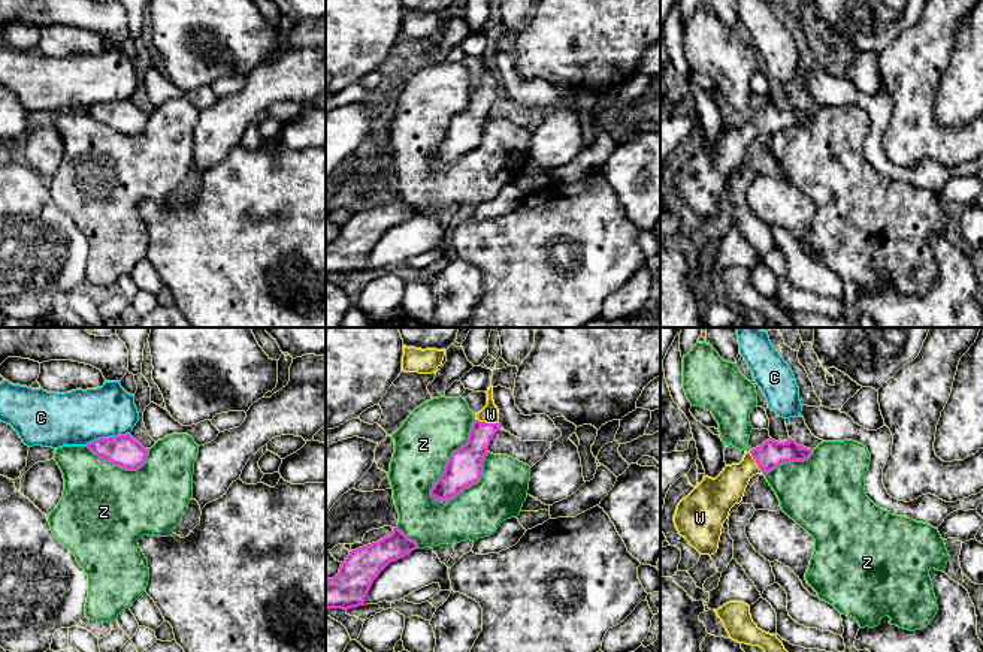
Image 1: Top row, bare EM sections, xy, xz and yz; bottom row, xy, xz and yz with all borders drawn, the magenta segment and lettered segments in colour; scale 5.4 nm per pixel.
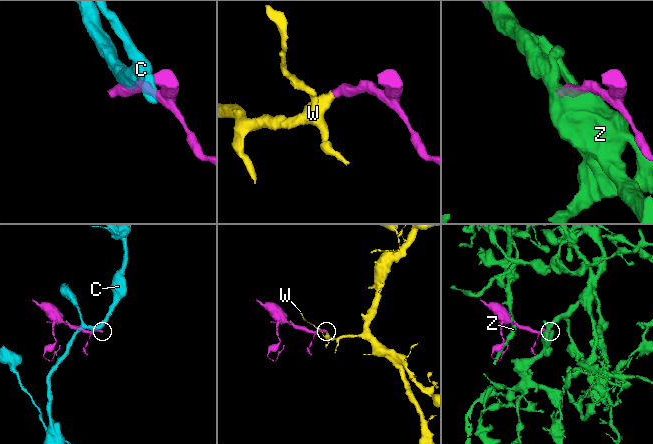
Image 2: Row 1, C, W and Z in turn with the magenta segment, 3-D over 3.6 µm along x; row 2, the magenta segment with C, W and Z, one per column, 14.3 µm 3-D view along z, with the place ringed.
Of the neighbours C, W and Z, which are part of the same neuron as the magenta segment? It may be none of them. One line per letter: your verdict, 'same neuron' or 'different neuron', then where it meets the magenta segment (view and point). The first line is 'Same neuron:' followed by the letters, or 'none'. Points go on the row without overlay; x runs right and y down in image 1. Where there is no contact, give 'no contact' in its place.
Same neuron: W
C: different neuron; contact xy (106, 103)
W: same neuron; contact xz (487, 88)
Z: different neuron; contact xz (450, 123)

